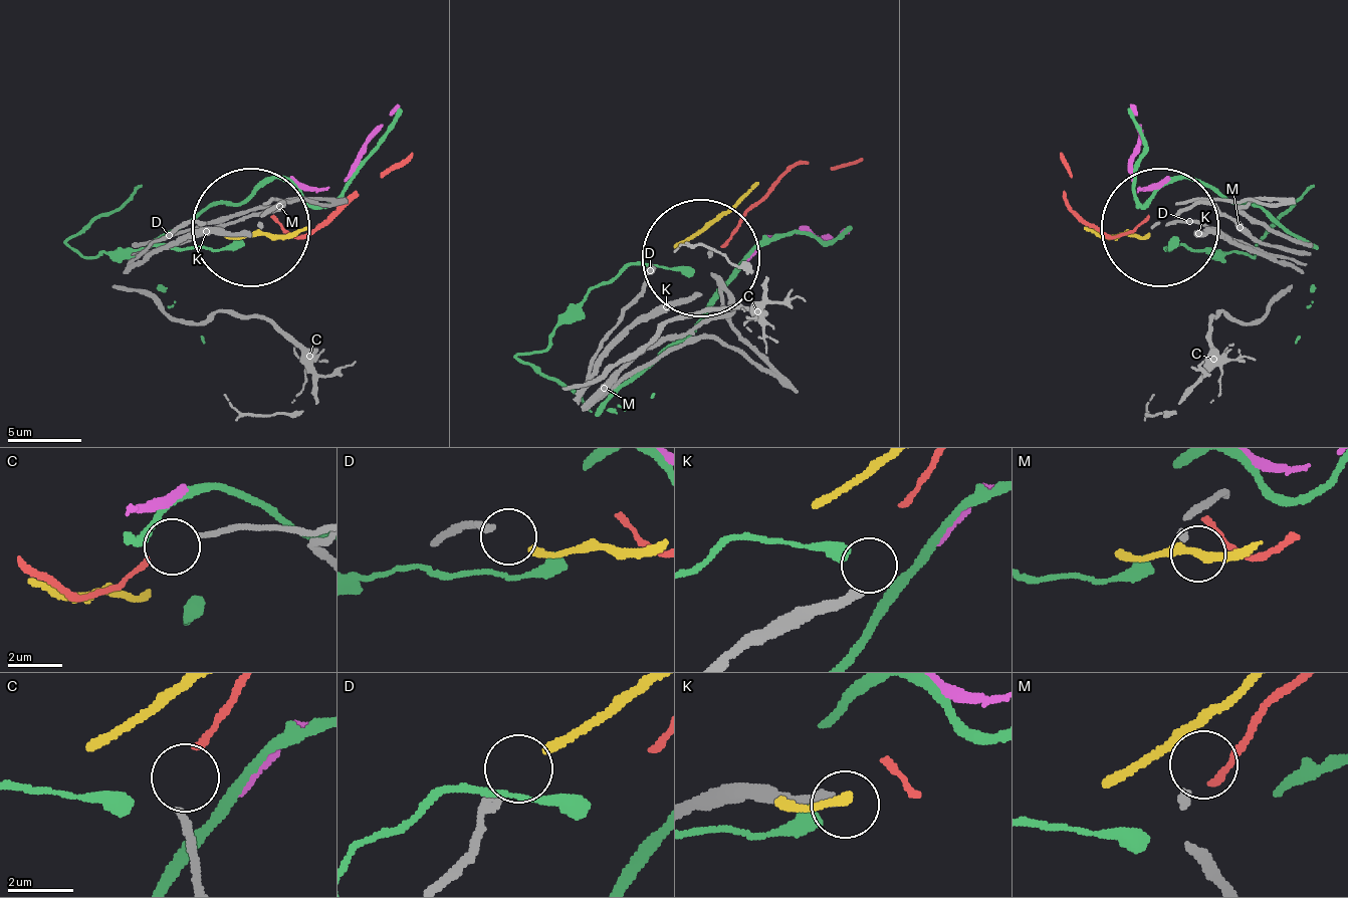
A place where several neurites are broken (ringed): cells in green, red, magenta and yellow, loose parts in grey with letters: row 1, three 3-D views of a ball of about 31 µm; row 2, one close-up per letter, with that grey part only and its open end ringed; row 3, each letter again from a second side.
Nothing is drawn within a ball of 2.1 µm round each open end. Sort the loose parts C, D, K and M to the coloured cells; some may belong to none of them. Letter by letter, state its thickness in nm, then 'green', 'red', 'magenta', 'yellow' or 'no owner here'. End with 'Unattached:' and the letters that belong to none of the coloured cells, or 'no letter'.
C: 240 nm thick; red
D: 280 nm thick; yellow
K: 380 nm thick; no owner here
M: 190 nm thick; no owner here
Unattached: K, M

